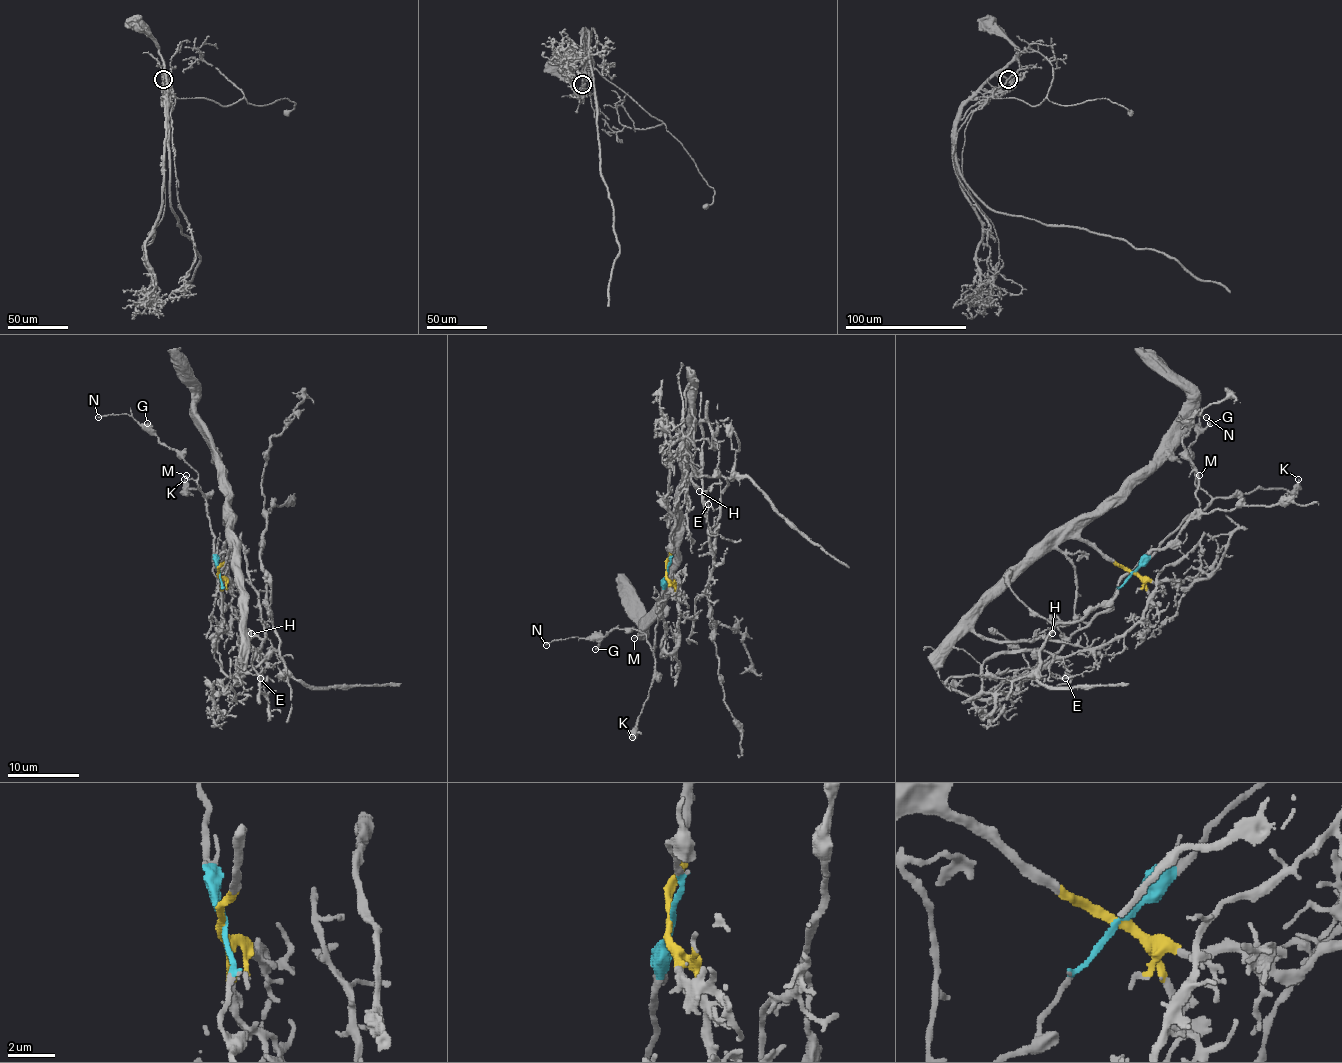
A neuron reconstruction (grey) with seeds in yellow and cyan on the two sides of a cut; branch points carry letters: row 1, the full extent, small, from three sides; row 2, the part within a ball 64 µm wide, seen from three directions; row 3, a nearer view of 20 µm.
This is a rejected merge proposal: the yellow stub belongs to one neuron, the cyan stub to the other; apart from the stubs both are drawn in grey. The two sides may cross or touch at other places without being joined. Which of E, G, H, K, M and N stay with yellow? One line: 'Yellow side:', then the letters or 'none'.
Yellow side: E, H

